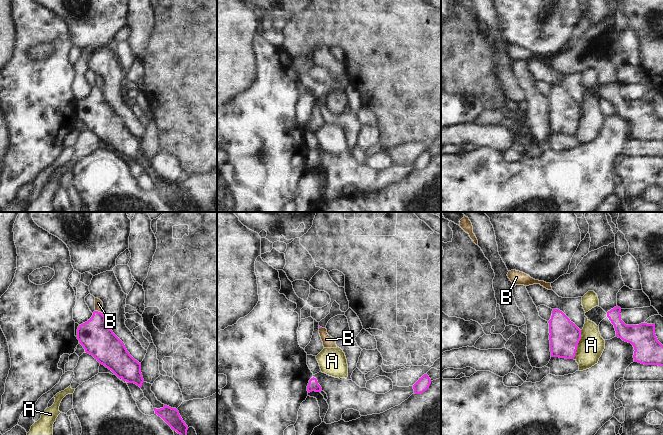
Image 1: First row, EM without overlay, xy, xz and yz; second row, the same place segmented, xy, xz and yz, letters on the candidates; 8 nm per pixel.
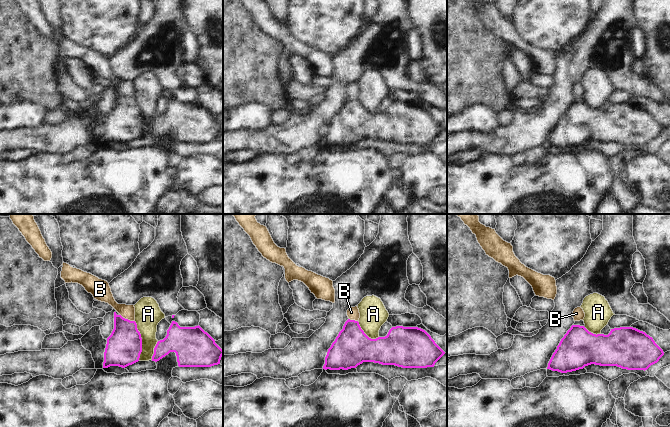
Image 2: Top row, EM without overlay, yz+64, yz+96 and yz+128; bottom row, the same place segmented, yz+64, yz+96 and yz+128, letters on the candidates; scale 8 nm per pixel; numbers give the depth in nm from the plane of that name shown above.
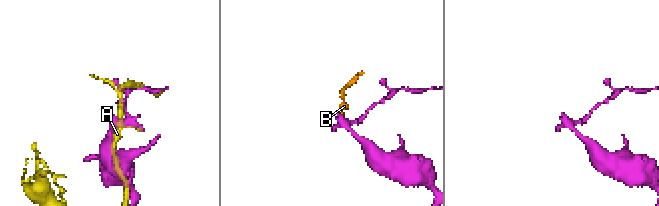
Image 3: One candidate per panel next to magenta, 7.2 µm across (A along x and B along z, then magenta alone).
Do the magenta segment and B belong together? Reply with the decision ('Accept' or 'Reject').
Reject

